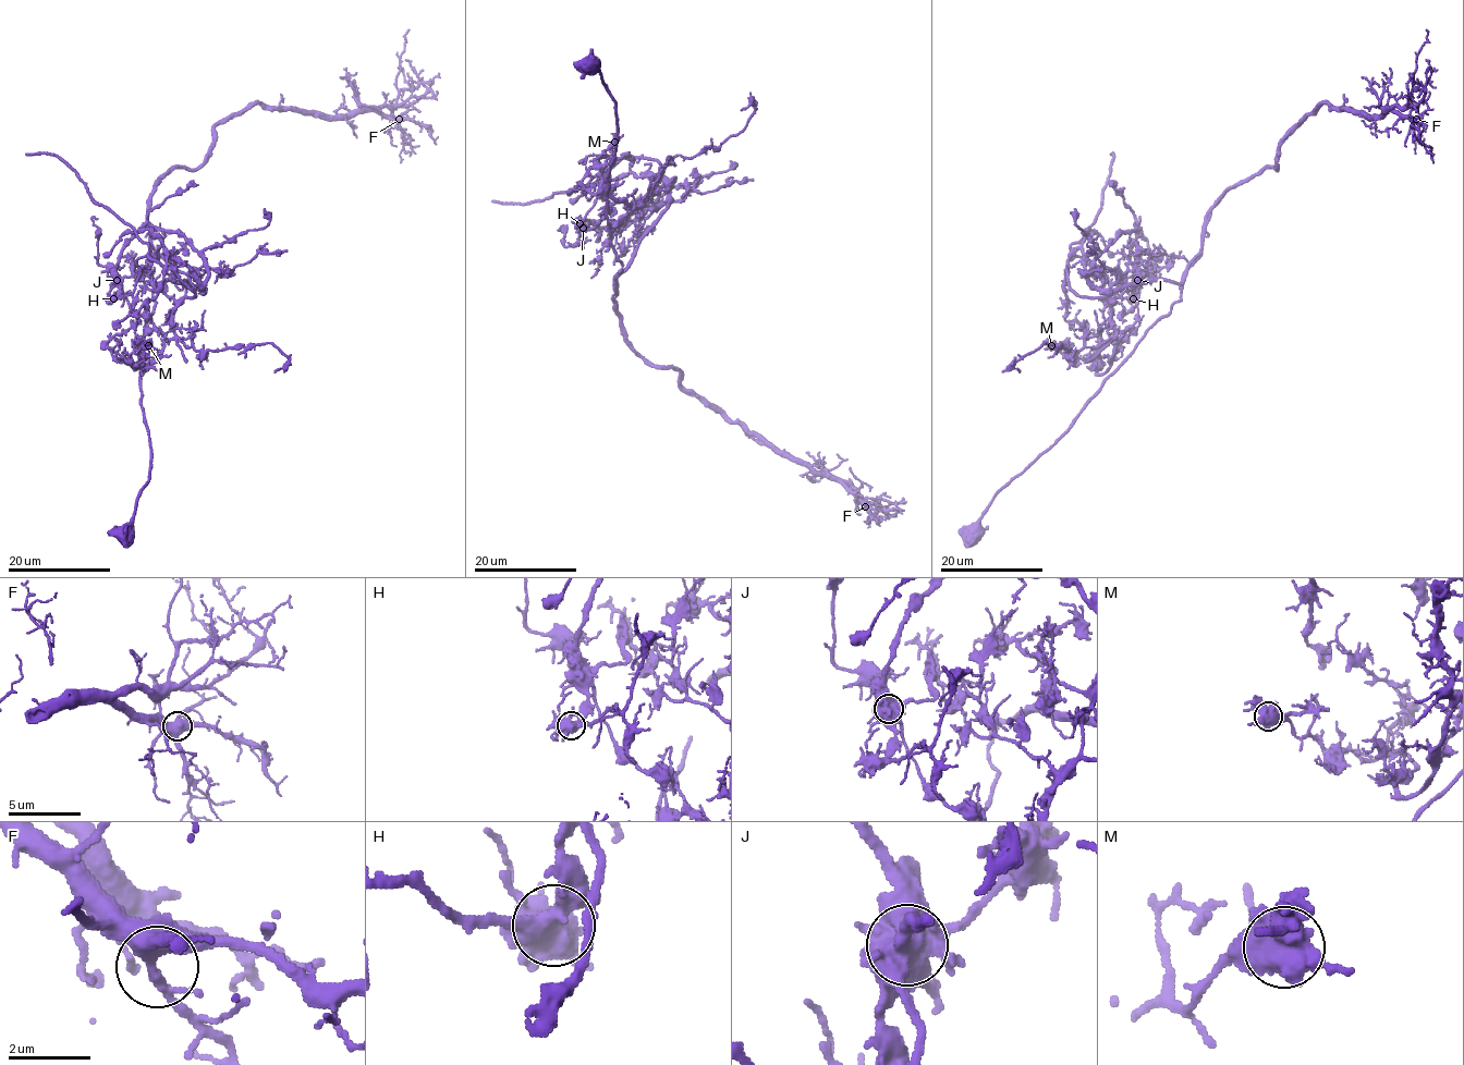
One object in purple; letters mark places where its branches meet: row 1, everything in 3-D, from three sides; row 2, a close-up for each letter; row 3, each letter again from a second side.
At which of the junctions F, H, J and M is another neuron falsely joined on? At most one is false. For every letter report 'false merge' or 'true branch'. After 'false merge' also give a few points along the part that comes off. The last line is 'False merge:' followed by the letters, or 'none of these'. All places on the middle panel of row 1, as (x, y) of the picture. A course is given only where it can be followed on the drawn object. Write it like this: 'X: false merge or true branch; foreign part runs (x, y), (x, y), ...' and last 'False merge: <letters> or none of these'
F: true branch
H: true branch
J: false merge; foreign part runs (584, 228), (622, 158), (659, 163), (642, 206), (671, 158), (739, 133), (754, 107), (741, 110)
M: true branch
False merge: J

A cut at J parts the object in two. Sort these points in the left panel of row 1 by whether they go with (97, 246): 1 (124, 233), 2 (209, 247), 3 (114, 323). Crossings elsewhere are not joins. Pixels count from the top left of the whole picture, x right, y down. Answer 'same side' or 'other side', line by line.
1: other side
2: other side
3: other side

